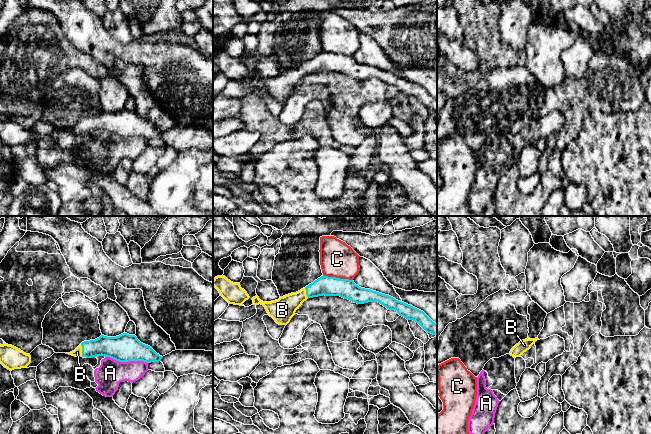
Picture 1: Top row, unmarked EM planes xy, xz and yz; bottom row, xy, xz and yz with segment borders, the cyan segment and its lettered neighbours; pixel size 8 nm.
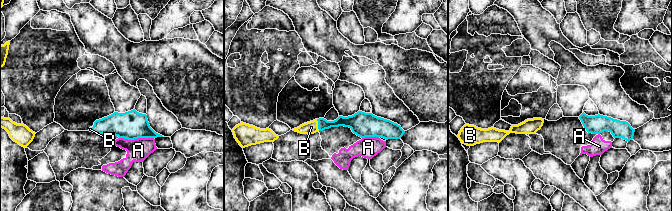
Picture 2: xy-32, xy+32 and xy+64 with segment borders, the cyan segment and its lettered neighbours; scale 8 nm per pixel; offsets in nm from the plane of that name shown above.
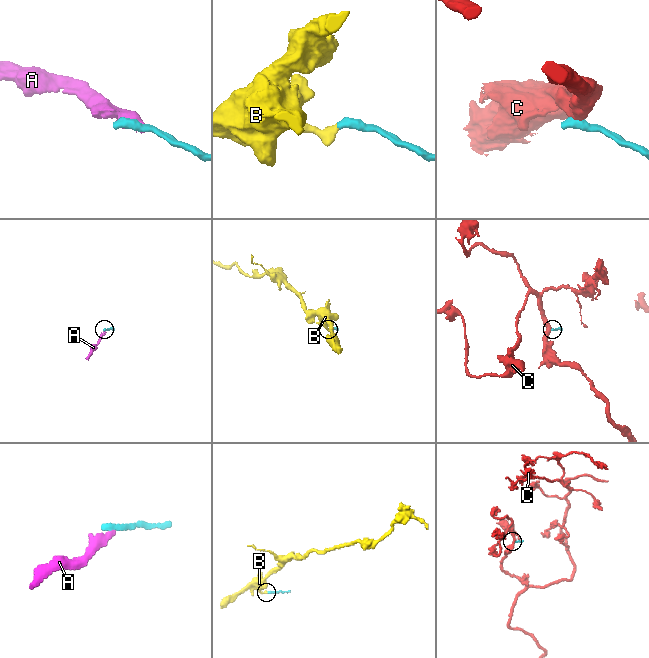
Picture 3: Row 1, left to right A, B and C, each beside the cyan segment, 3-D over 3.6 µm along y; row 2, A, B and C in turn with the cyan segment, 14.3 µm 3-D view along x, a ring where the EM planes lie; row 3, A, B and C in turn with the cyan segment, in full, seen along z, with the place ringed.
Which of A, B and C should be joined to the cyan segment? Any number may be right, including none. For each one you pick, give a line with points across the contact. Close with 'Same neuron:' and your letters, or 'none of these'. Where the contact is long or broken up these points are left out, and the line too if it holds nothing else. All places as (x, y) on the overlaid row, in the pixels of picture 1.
B: runs through xy (113, 347), (95, 347), (82, 350), (77, 352)
Same neuron: B

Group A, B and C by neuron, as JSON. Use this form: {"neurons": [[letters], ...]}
{"neurons": [["A"], ["B"], ["C"]]}

